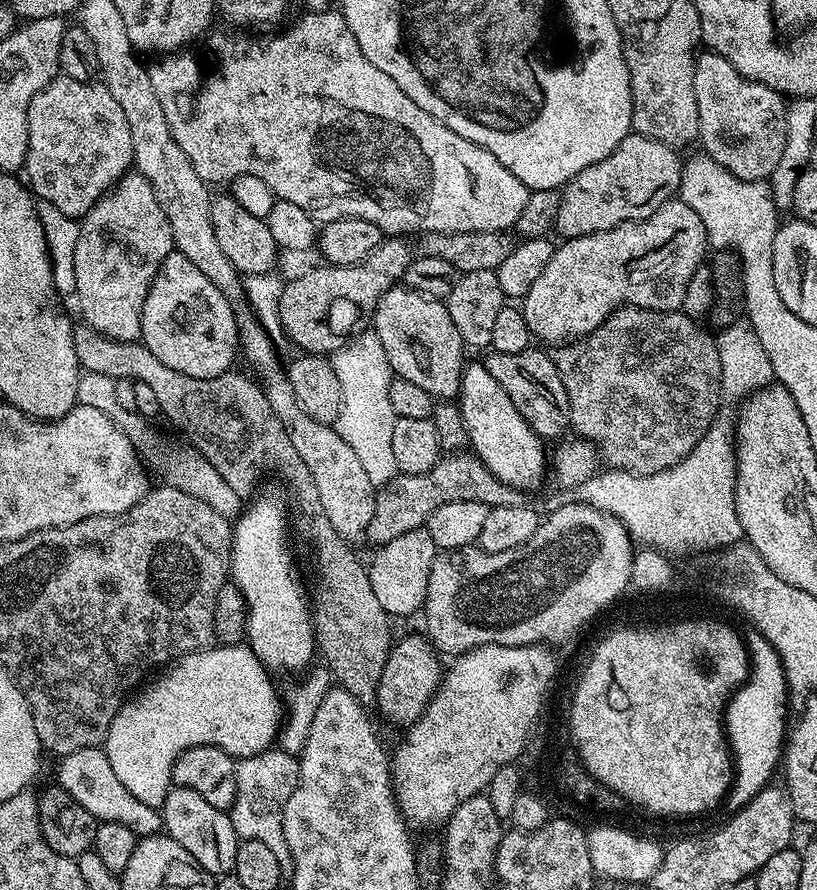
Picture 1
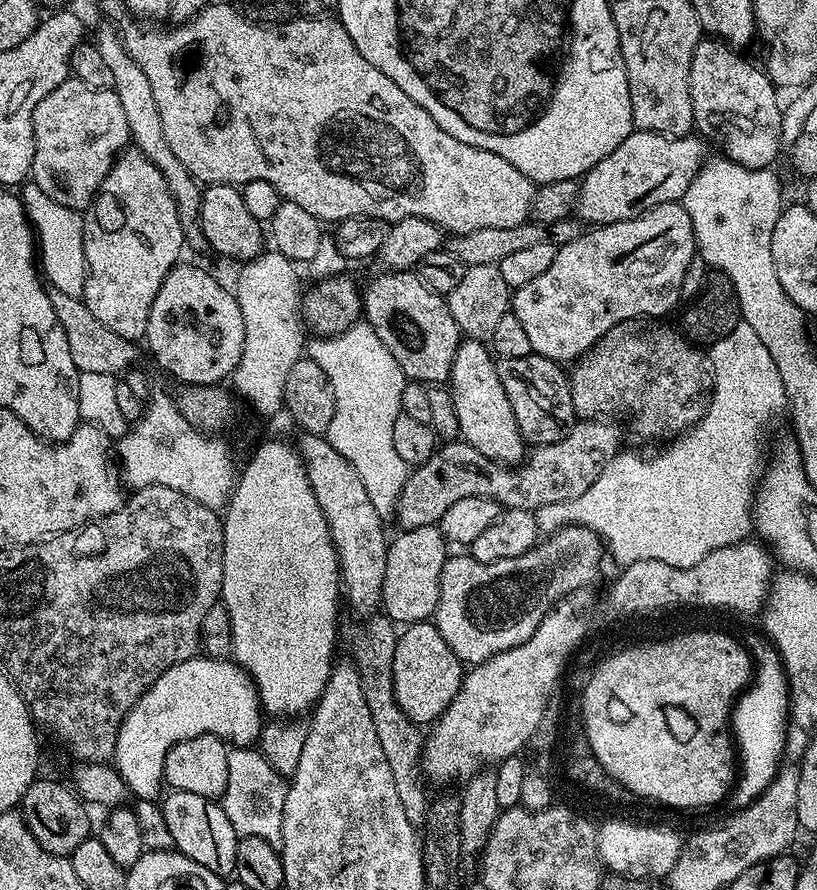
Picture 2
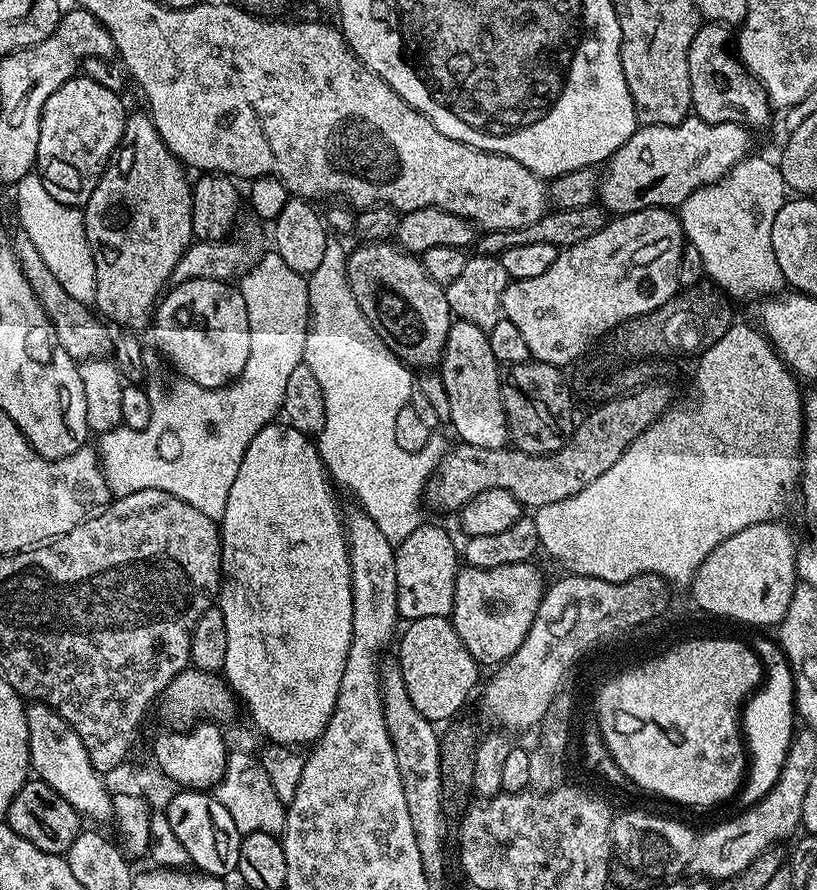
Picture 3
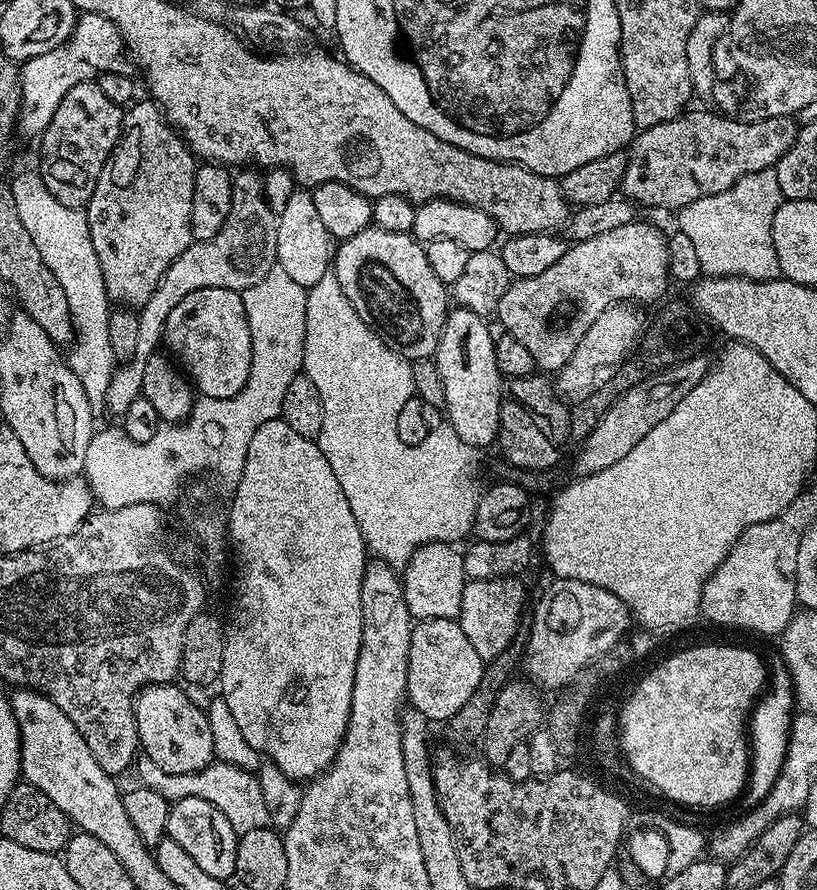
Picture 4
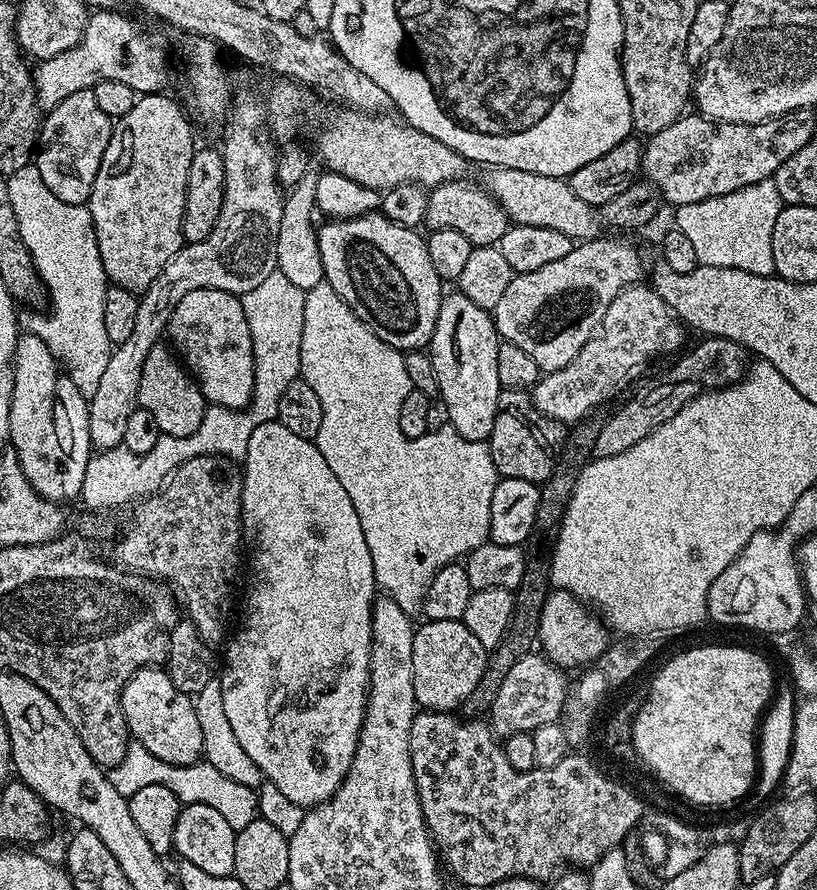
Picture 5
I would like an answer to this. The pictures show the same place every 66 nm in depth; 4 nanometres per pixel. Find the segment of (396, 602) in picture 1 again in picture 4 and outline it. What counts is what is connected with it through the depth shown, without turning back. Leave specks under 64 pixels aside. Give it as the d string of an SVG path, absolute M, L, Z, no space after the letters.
M442 540L423 544L414 550L408 563L404 565L402 583L406 606L413 621L419 622L430 618L457 619L462 610L462 590L466 583L463 551Z

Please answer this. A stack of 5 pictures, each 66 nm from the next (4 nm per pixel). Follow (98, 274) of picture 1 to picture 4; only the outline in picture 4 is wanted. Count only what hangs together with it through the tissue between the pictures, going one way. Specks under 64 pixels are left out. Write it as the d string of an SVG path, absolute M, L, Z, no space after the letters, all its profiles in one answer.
M137 99L124 112L124 121L120 123L118 142L114 146L112 155L108 157L106 166L94 186L94 194L89 198L86 205L88 225L90 226L90 242L94 242L94 254L98 254L98 266L102 266L102 282L109 301L113 305L133 310L140 309L146 302L146 298L150 298L150 294L154 294L154 286L158 286L158 282L162 278L162 274L166 274L170 262L174 262L174 258L178 258L178 254L182 254L182 250L186 250L194 242L192 227L190 226L190 210L194 202L194 174L198 167L197 157L193 156L192 151L188 149L188 145L185 144L179 132L172 127L169 121L164 119L164 114L160 111L160 107L151 99L143 99Z

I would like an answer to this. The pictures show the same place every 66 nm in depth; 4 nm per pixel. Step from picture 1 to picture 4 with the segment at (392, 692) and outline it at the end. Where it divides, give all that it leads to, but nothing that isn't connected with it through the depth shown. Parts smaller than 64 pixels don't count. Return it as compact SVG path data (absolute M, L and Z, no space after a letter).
M430 618L419 621L410 634L410 656L406 674L406 700L430 722L443 722L456 713L482 682L485 661L462 634L459 619Z

